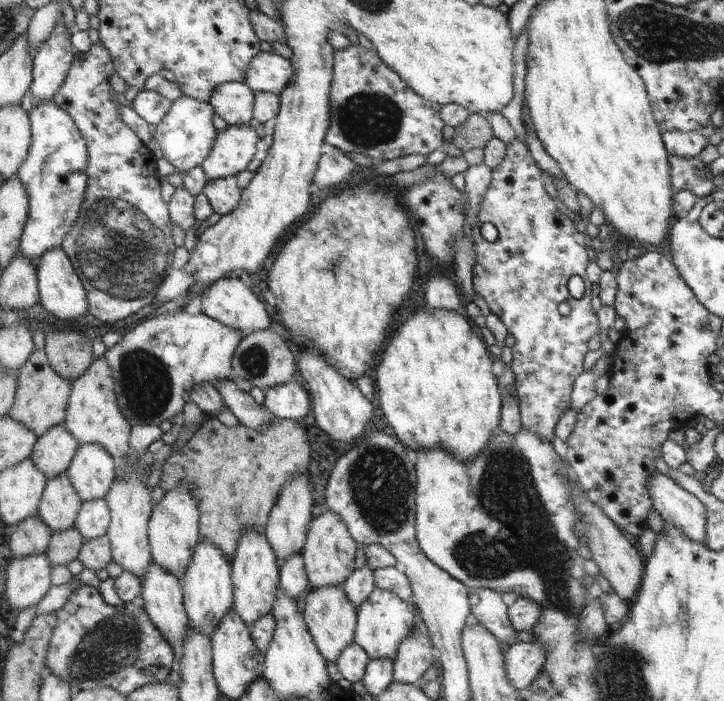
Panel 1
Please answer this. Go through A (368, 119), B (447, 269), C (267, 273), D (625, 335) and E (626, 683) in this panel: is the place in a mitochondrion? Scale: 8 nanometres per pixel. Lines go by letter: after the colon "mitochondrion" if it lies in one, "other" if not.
A: mitochondrion
B: other
C: other
D: other
E: mitochondrion

